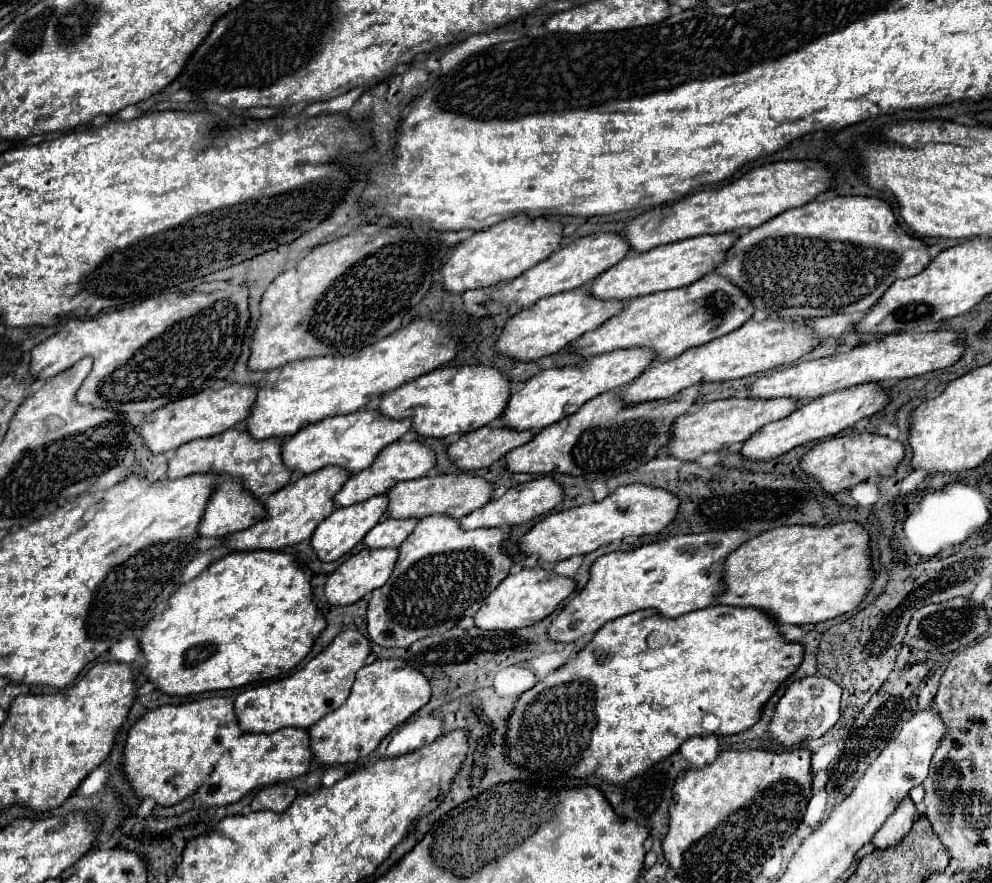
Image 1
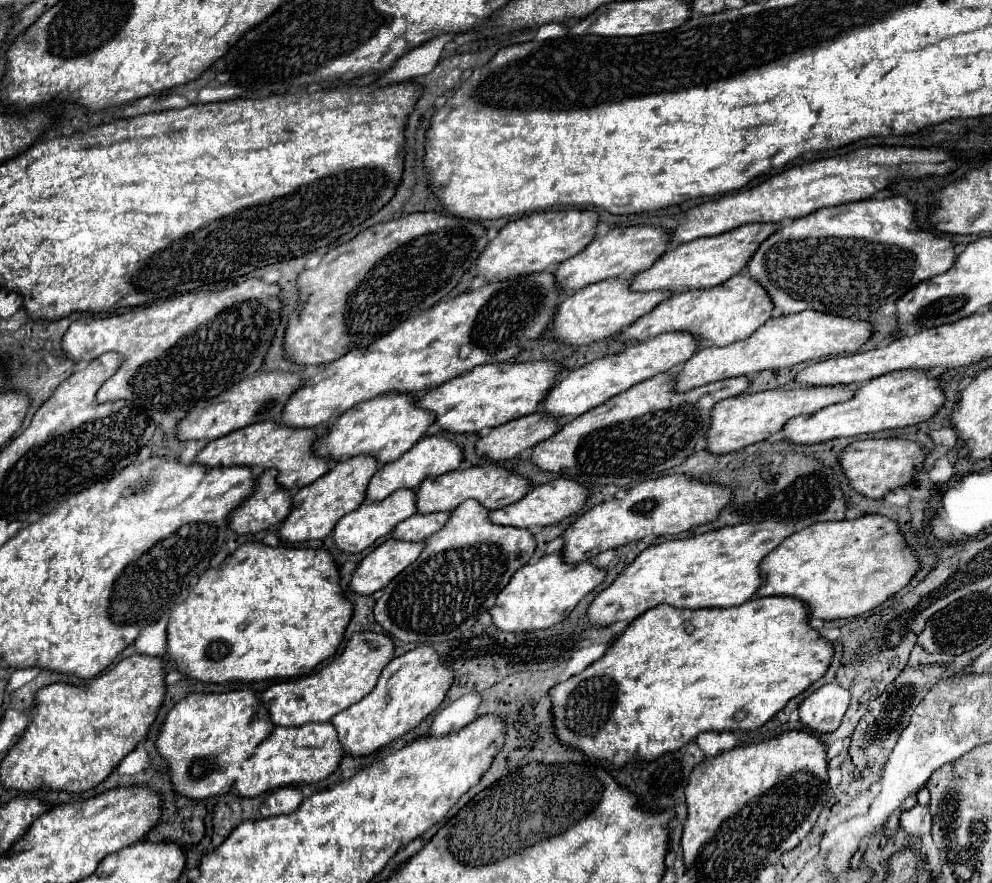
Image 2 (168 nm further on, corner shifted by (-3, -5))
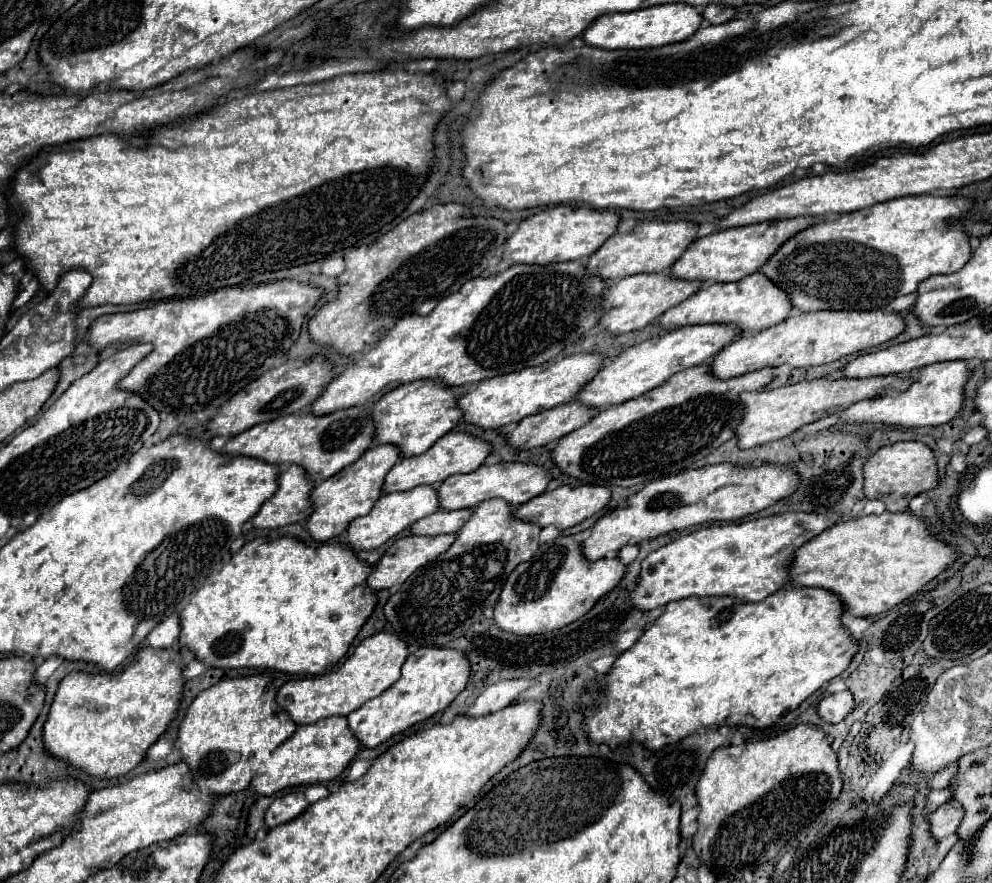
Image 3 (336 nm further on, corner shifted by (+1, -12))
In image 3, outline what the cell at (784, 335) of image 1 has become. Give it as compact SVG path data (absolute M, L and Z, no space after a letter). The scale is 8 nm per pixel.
M882 310L796 314L758 334L748 334L730 342L712 358L708 366L710 366L710 374L716 376L718 380L730 380L760 368L776 368L782 364L788 364L792 368L820 366L820 364L828 364L828 360L834 362L854 352L884 344L896 338L902 330L904 330L902 316L886 314Z

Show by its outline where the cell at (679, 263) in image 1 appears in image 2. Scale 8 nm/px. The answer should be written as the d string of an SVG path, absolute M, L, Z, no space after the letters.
M748 223L740 225L732 231L714 235L714 237L702 237L694 239L690 243L682 243L678 247L668 249L656 263L654 267L638 273L632 279L632 289L634 291L658 291L658 289L670 289L674 293L690 291L690 289L706 289L712 285L720 285L726 279L738 275L744 267L746 261L754 255L754 249L766 241L770 233L774 233L778 225L774 223Z

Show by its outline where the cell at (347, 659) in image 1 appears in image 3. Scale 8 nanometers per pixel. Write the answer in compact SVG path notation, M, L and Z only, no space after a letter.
M386 632L374 634L362 640L362 644L354 650L354 654L346 658L346 662L340 664L338 670L314 678L298 678L286 682L278 690L276 702L290 714L296 726L314 724L330 716L348 716L352 710L360 708L364 702L382 694L400 678L400 666L404 664L406 656L408 656L406 644L400 638Z

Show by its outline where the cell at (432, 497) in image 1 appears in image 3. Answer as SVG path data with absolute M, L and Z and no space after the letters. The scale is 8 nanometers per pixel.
M492 464L492 466L480 466L478 470L470 474L454 474L446 478L438 486L438 502L440 508L450 512L450 510L460 510L460 508L474 508L484 500L490 498L502 498L510 506L520 506L522 502L528 502L530 498L538 496L544 492L546 484L552 480L550 472L542 466L534 464Z

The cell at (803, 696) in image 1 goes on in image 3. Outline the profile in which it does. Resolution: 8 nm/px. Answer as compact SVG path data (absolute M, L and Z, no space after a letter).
M848 690L826 696L820 704L818 704L818 716L826 722L826 724L838 724L842 722L850 710L854 708L854 698L850 696Z

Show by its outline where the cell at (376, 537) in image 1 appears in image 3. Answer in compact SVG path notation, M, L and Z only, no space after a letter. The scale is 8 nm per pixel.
M438 510L410 526L412 534L416 536L440 536L440 534L454 534L458 528L466 522L466 516L470 516L472 510L454 510L454 512L444 512Z

